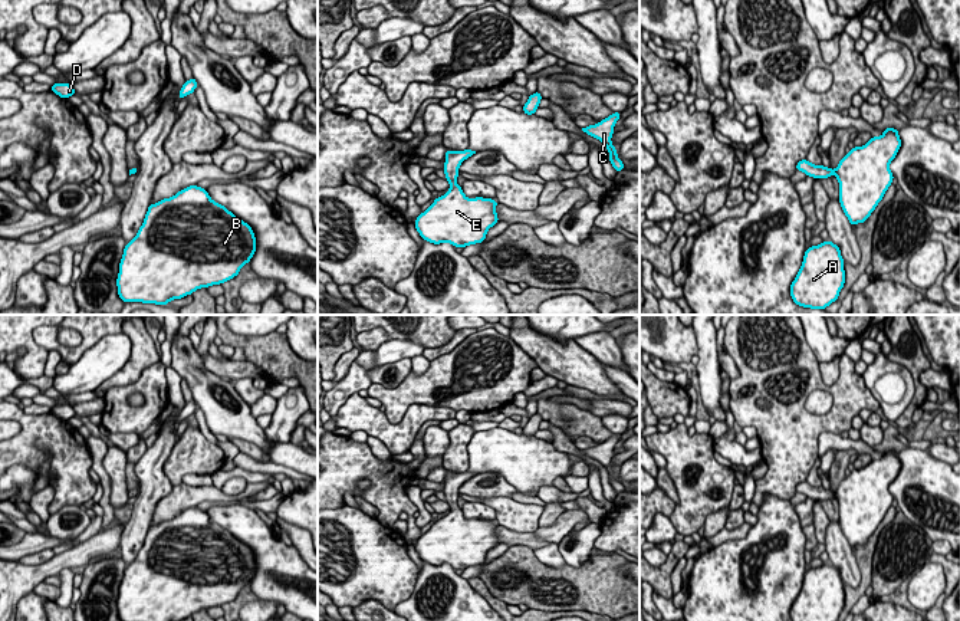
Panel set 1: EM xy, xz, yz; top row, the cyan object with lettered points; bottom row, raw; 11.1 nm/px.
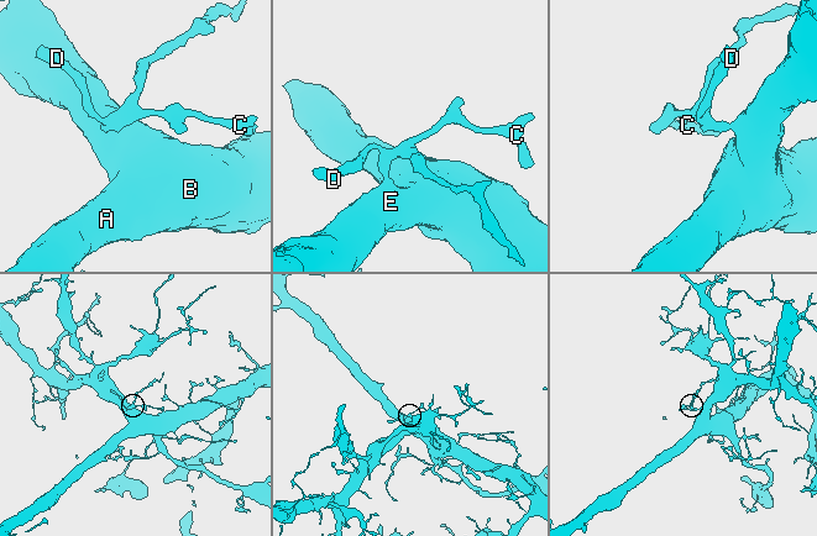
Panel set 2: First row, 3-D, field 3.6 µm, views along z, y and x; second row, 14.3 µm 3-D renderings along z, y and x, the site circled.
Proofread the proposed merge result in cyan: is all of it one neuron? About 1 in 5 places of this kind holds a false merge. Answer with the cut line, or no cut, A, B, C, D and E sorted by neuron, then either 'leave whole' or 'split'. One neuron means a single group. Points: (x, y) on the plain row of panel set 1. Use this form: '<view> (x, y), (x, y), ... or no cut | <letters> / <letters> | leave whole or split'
no cut | A B C D E | leave whole

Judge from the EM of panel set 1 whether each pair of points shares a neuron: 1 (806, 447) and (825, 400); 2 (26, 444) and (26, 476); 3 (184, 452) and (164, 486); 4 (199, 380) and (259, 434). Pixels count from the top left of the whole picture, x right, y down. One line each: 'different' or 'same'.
1: different
2: different
3: different
4: same

